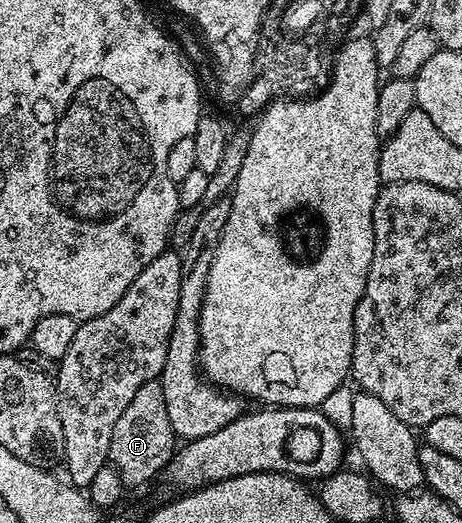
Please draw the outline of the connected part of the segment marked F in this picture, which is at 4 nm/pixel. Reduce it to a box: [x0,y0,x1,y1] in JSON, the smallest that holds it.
[108,379,178,489]

